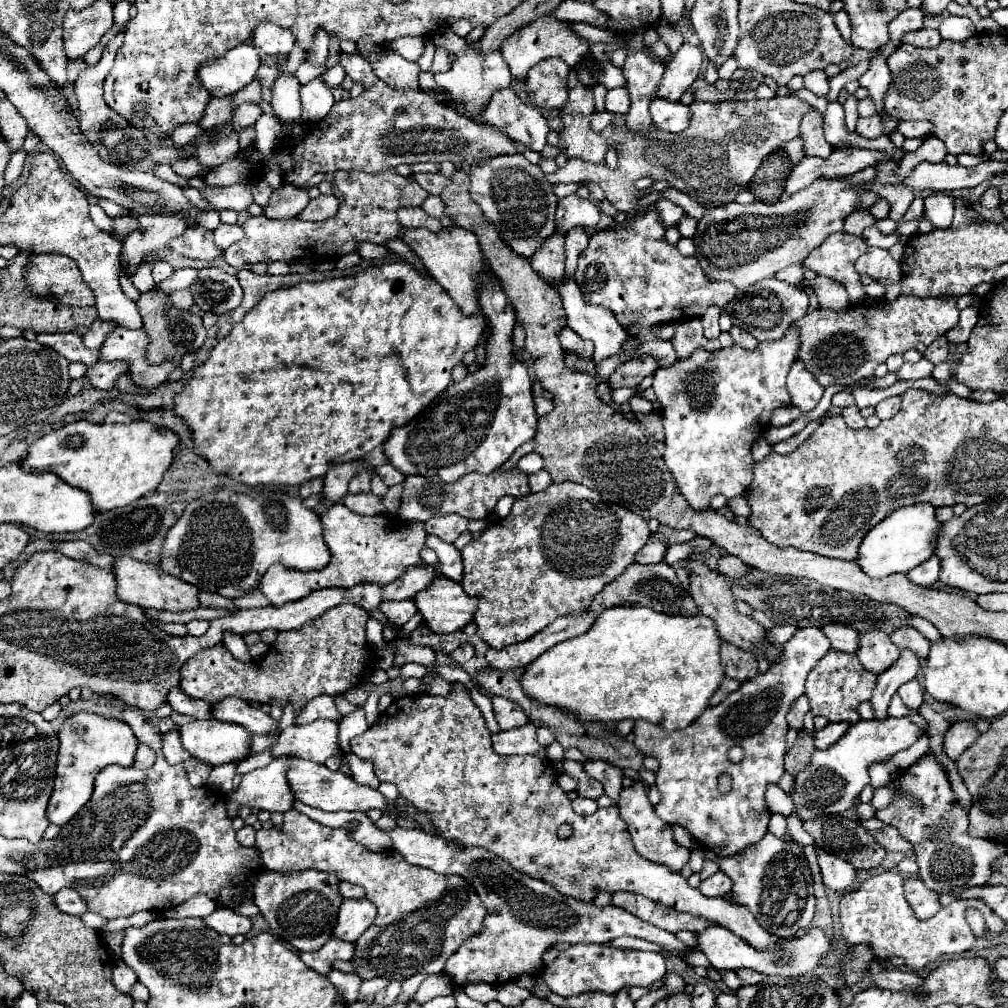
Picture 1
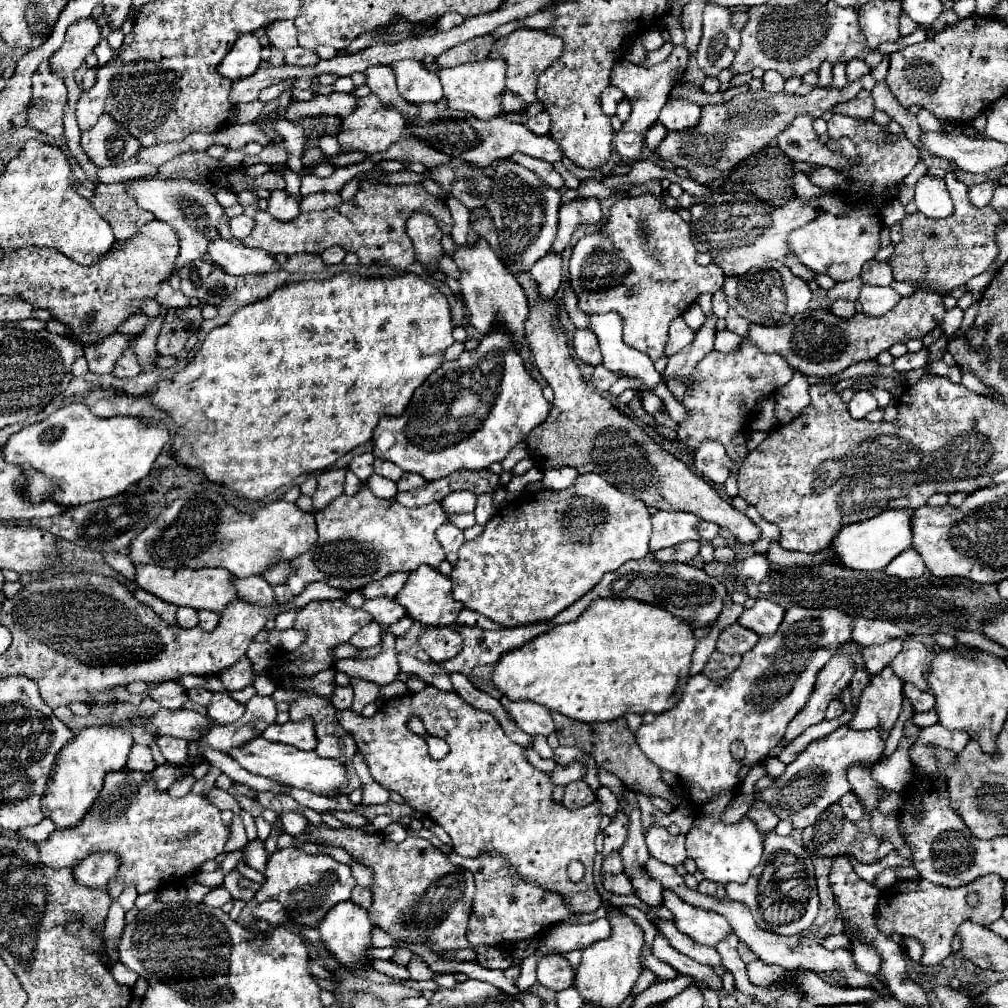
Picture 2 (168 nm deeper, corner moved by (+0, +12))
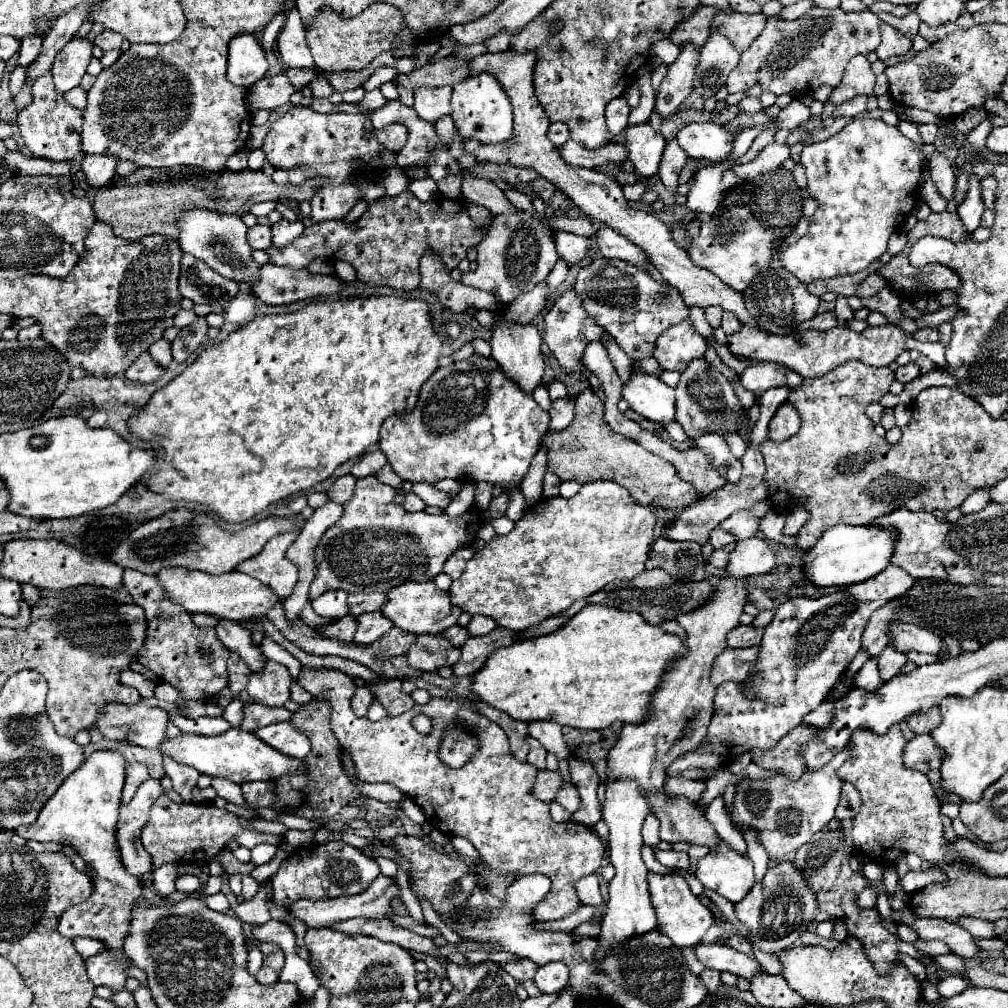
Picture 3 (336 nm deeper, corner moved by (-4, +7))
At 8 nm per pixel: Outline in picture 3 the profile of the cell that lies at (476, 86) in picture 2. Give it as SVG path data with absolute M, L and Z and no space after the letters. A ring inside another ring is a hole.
M482 73L478 77L468 77L452 87L452 119L458 133L464 139L476 139L482 145L510 143L514 139L514 121L512 121L512 105L506 97L504 89L490 77Z

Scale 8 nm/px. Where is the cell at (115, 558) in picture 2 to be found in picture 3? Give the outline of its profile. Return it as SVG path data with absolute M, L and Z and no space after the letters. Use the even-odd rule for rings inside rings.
M126 569L124 587L132 595L134 603L144 609L146 615L146 641L138 653L138 661L158 679L176 687L188 699L206 699L220 693L228 685L226 659L230 651L218 641L216 631L196 627L190 613L168 599L156 575ZM202 653L210 653L212 663L208 663Z

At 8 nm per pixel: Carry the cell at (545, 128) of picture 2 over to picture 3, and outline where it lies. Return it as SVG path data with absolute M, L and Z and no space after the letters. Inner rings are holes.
M552 123L550 125L550 141L554 141L554 145L564 145L570 137L568 125L566 123Z

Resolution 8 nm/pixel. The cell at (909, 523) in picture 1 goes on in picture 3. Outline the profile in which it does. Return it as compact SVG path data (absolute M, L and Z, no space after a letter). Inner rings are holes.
M834 525L828 527L818 543L804 553L804 575L816 587L846 587L862 583L868 577L874 577L890 565L894 551L894 533L892 529L876 529L874 525Z

